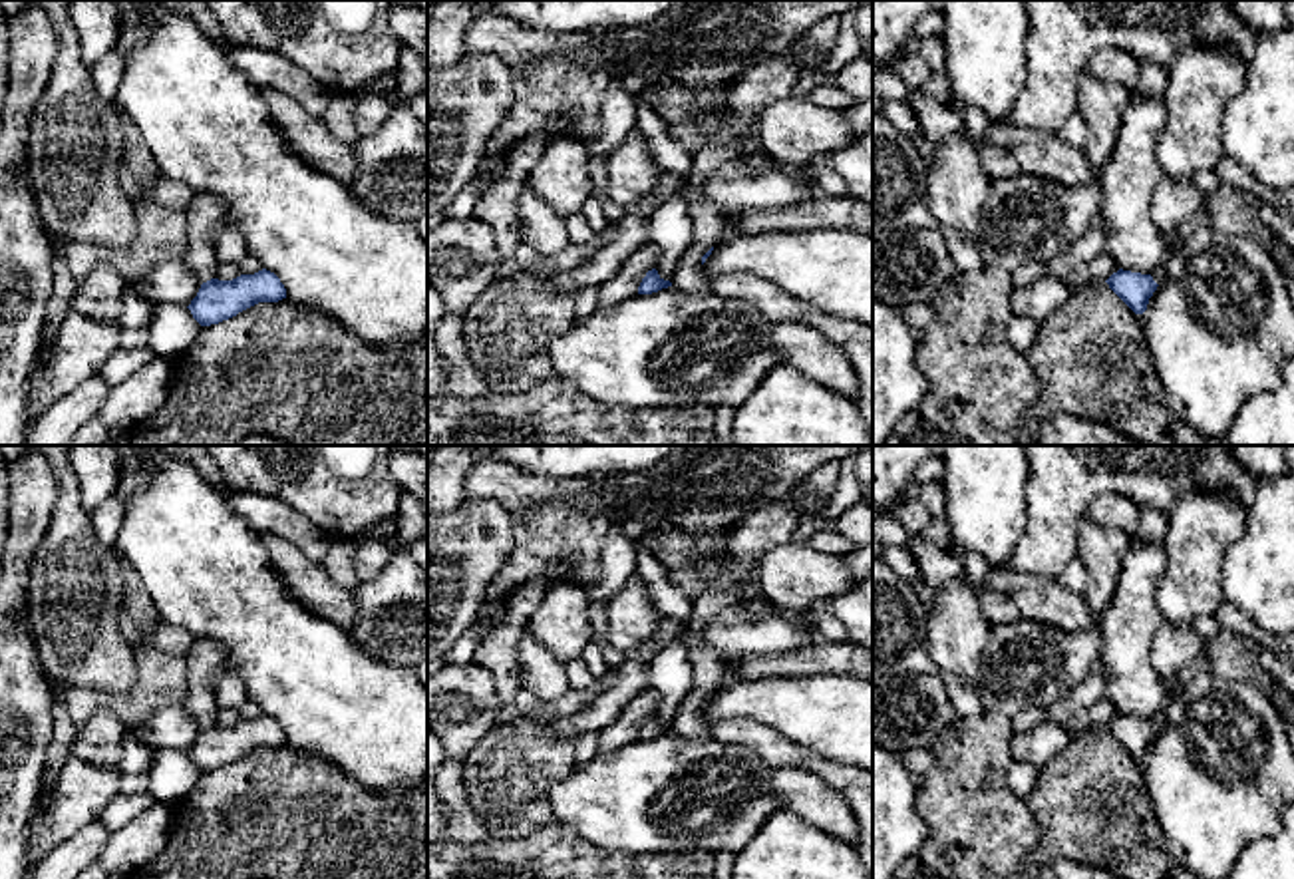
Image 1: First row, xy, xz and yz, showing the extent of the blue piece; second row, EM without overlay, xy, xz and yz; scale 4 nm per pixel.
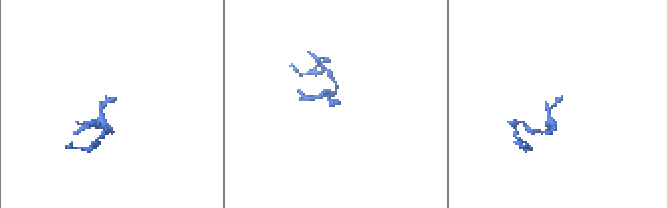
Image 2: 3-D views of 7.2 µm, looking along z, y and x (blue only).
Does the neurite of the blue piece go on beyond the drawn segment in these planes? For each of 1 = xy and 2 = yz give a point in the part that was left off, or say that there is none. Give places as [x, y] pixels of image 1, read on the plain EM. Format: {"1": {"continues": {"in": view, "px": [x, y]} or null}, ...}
{"1": {"continues": null}, "2": {"continues": {"in": "yz", "px": [1157, 720]}}}

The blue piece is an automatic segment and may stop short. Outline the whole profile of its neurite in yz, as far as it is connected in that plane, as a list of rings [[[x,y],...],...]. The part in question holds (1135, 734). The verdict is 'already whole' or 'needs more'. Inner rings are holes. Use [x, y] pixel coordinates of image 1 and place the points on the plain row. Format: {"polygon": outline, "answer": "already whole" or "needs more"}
{"polygon": [[[1165,708],[1159,710],[1151,720],[1119,714],[1105,728],[1135,760],[1143,760],[1147,756],[1149,744],[1163,728],[1163,722]]], "answer": "needs more"}

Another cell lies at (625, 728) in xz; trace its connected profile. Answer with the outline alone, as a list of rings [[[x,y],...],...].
[[[646,688],[632,698],[620,716],[598,734],[598,754],[620,750],[638,740],[638,732],[648,716],[656,714],[662,696],[654,688]]]

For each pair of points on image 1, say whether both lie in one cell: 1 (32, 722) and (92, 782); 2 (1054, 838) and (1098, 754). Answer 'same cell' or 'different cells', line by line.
1: different cells
2: same cell

